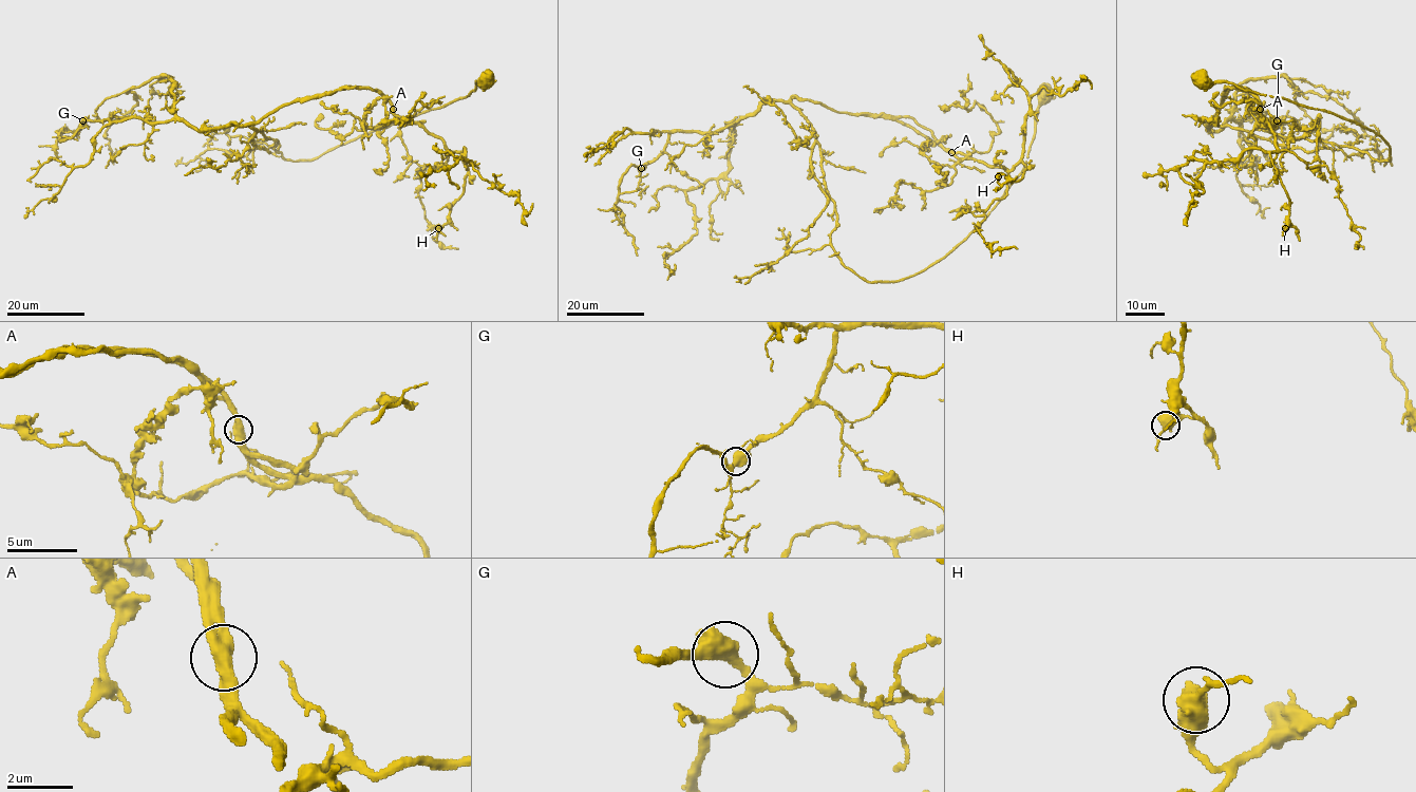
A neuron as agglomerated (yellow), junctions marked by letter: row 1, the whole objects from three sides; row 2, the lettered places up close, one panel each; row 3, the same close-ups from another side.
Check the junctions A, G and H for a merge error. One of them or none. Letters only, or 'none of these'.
A

